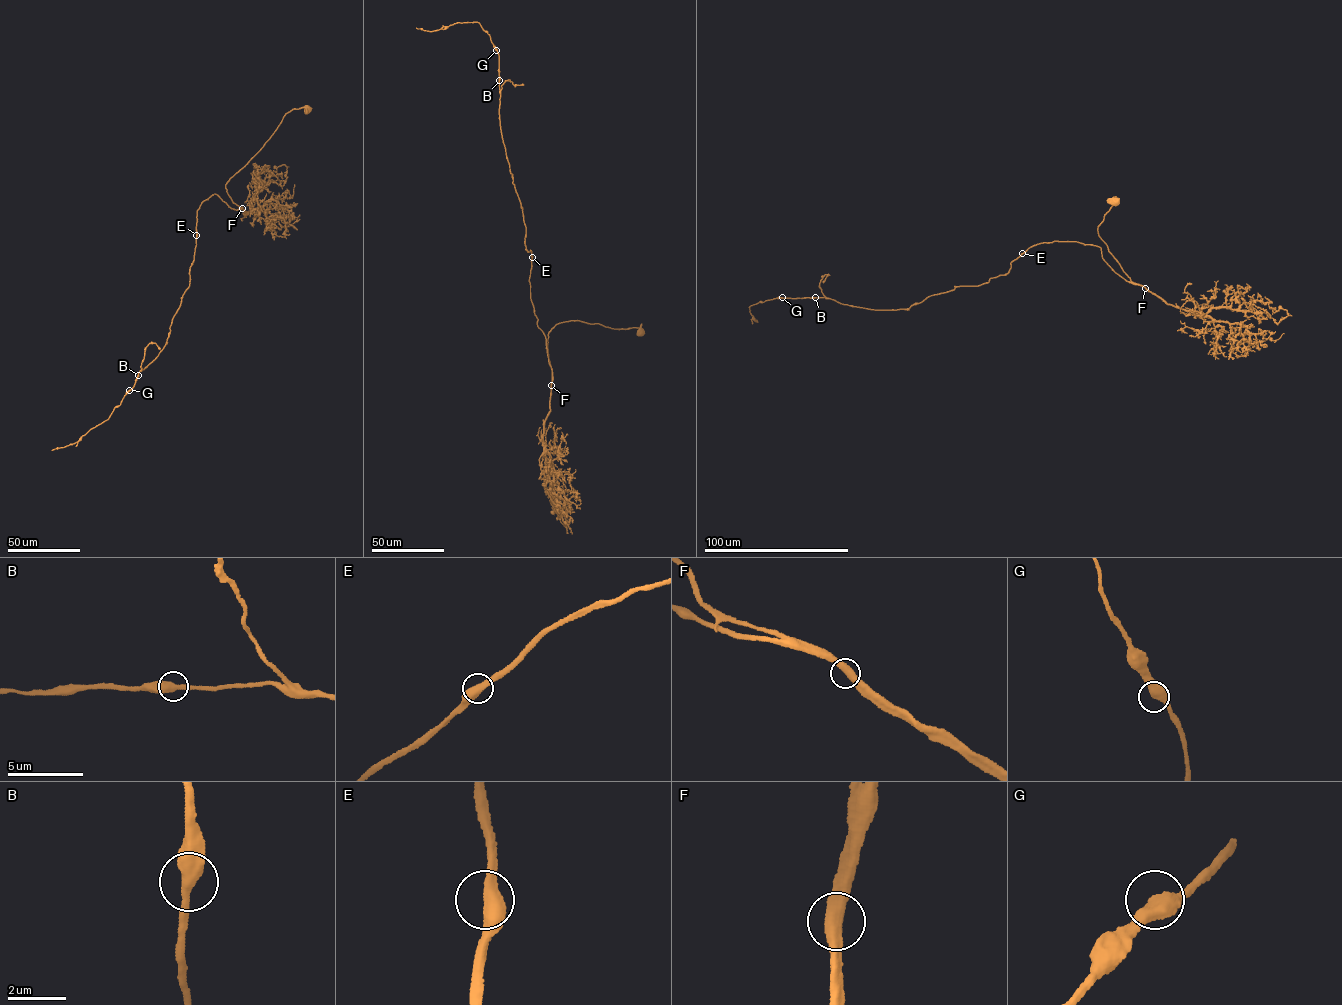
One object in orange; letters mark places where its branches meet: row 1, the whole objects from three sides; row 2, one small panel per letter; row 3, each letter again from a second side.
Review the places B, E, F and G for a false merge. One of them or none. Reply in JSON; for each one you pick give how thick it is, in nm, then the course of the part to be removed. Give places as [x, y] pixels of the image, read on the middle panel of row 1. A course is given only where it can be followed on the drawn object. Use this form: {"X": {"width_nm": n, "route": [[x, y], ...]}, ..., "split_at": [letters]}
{"split_at": []}

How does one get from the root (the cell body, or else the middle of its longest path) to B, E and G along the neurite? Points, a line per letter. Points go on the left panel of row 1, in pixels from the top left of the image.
B: (307, 109), (286, 114), (227, 182), (240, 209), (215, 194), (201, 203), (189, 286), (164, 346), (138, 375)
E: (307, 109), (286, 114), (263, 147), (227, 182), (227, 193), (240, 209), (215, 194), (202, 202), (196, 235)
G: (307, 109), (286, 114), (227, 182), (240, 209), (215, 194), (201, 203), (189, 286), (164, 346), (129, 390)

